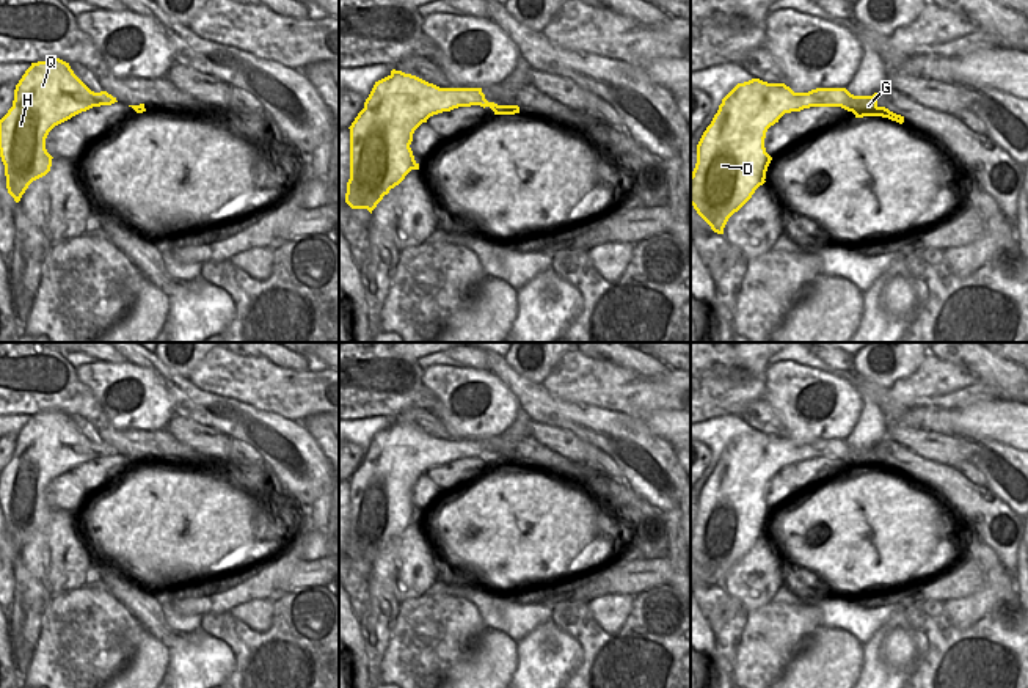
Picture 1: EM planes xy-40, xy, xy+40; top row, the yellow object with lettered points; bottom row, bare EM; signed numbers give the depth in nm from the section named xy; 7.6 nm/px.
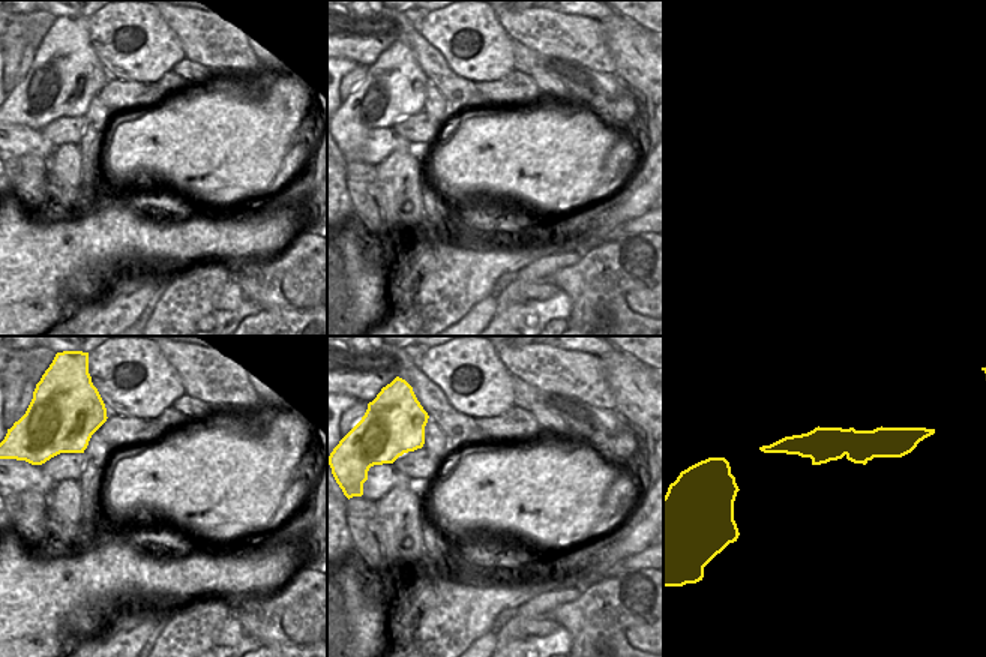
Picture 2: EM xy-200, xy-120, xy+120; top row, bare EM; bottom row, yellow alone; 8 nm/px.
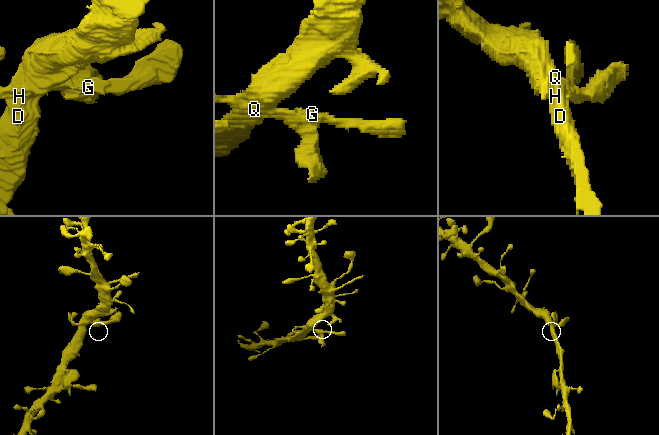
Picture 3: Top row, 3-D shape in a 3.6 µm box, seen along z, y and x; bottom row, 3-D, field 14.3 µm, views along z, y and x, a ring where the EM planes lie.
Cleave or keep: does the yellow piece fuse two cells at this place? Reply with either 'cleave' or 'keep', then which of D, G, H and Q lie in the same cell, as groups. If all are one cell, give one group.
keep; groups D G H Q

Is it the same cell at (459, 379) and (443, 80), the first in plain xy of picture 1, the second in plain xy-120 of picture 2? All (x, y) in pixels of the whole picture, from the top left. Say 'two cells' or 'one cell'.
two cells

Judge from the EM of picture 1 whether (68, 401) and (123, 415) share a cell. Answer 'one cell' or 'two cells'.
two cells

